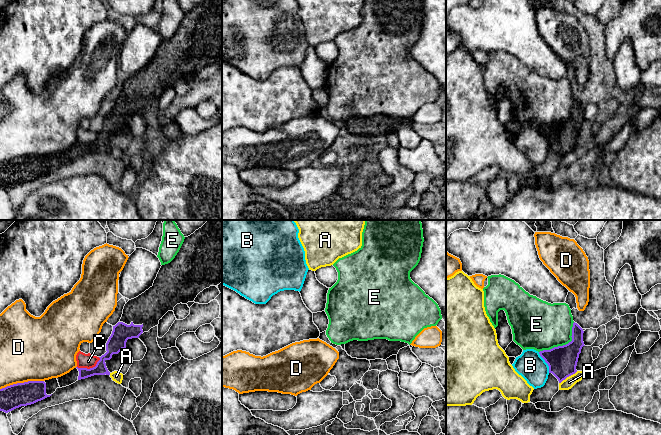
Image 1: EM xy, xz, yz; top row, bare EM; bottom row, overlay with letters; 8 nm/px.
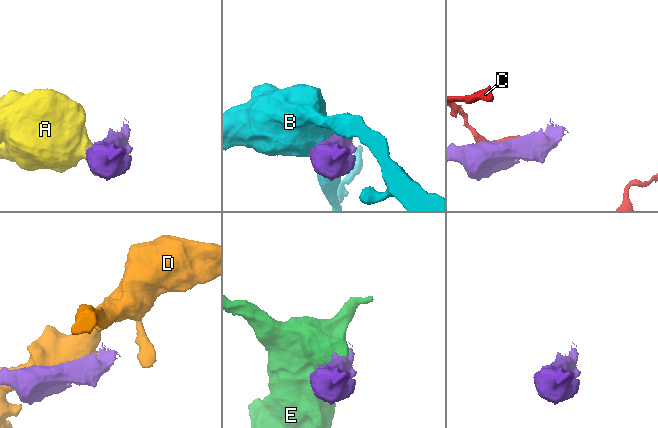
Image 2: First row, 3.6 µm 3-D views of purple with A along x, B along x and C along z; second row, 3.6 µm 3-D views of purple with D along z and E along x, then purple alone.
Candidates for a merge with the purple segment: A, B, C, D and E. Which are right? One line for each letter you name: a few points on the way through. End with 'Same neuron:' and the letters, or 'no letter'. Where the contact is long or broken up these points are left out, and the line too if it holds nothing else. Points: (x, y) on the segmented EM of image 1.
Same neuron: no letter

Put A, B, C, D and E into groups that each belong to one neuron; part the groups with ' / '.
A / B / C / D / E

